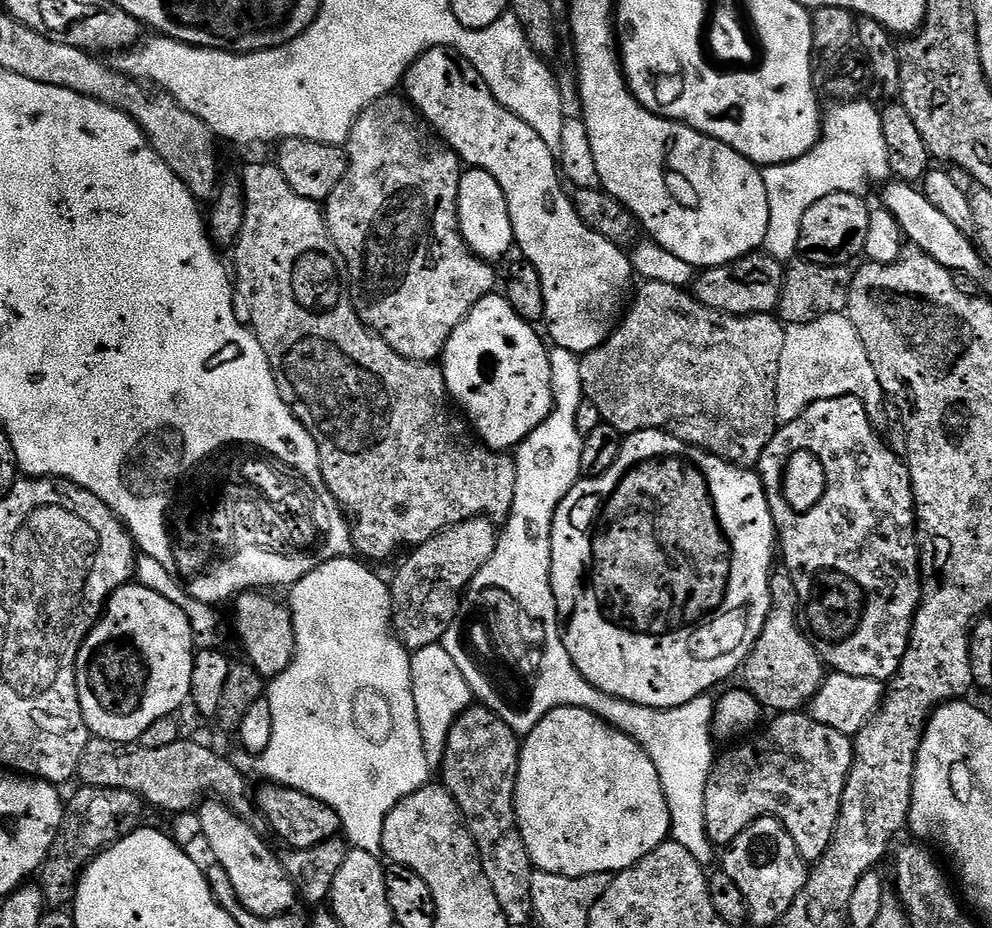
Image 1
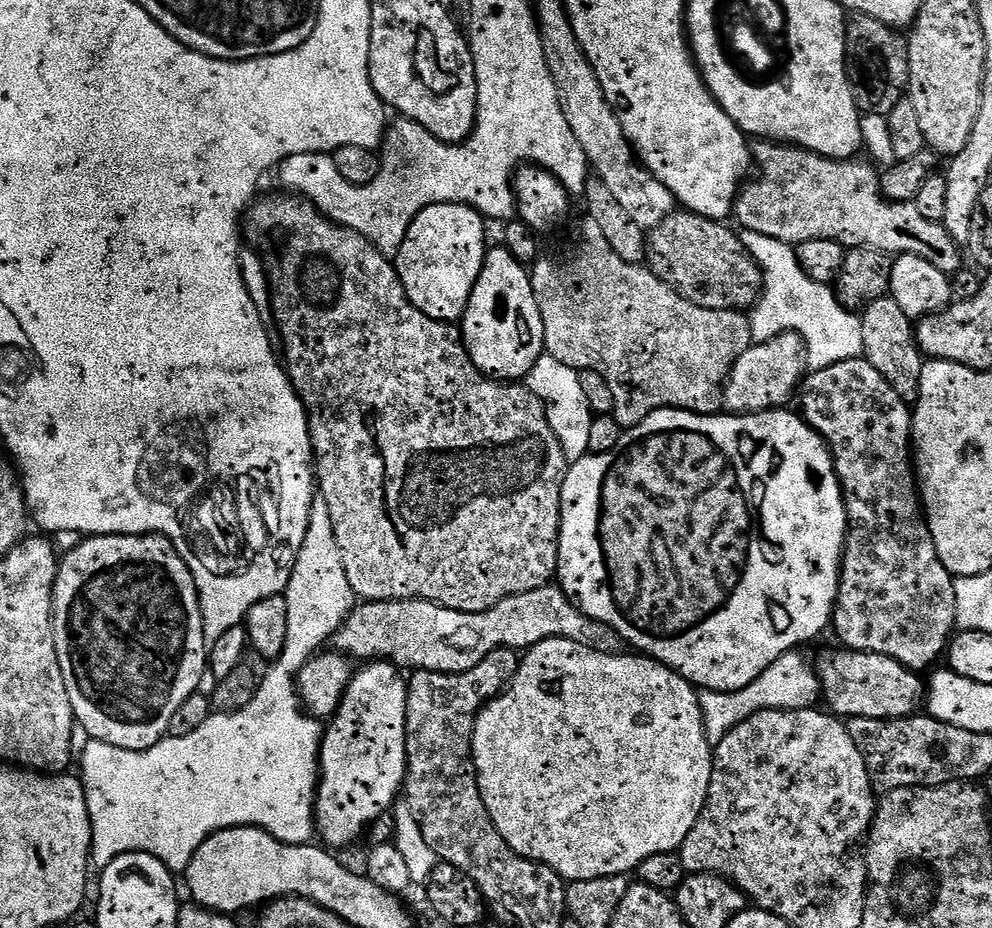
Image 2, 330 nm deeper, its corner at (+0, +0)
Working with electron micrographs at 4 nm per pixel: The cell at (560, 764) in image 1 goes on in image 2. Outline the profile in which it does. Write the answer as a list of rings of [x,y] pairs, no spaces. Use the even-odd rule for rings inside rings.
[[[562,638],[543,640],[523,653],[514,678],[508,681],[496,699],[488,701],[476,715],[472,761],[476,763],[482,802],[486,802],[486,811],[490,813],[498,834],[506,838],[506,842],[519,856],[550,866],[550,870],[554,870],[566,882],[632,874],[639,864],[646,862],[646,858],[653,854],[676,852],[686,834],[694,830],[694,822],[698,822],[698,814],[702,814],[702,806],[710,790],[714,748],[706,738],[697,689],[665,664],[643,654],[628,655],[598,654],[598,650],[586,650],[586,646],[578,646],[578,642]]]

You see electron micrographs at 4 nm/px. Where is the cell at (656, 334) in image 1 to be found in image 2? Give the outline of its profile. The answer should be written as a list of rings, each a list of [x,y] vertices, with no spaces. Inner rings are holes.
[[[587,218],[581,220],[580,233],[576,236],[576,245],[564,257],[544,254],[530,268],[534,298],[538,302],[538,314],[542,314],[545,353],[558,358],[558,362],[577,370],[586,368],[598,370],[598,374],[602,374],[602,378],[606,378],[606,382],[610,382],[610,391],[614,393],[614,415],[618,423],[626,430],[633,428],[635,424],[642,422],[651,412],[659,408],[681,408],[687,412],[697,412],[703,416],[717,415],[724,402],[724,384],[728,381],[734,362],[738,362],[738,358],[742,358],[742,354],[746,354],[746,350],[754,343],[751,319],[743,311],[710,310],[696,306],[694,302],[687,300],[681,292],[677,292],[676,289],[657,278],[651,268],[623,261],[614,252],[610,243],[606,242],[606,237],[603,236],[598,222]]]

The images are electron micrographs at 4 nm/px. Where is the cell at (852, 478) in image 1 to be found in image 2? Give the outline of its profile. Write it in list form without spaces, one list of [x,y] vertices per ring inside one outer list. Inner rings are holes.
[[[857,358],[855,360],[847,360],[846,362],[838,362],[834,366],[826,366],[825,368],[817,368],[809,371],[807,375],[803,377],[802,383],[798,388],[798,400],[800,396],[800,405],[798,405],[799,411],[802,413],[804,420],[819,436],[824,437],[824,441],[827,442],[828,448],[832,452],[832,461],[836,463],[836,476],[840,480],[840,488],[844,491],[844,505],[848,511],[848,536],[844,539],[844,560],[840,563],[840,585],[838,586],[838,594],[836,595],[836,607],[832,609],[832,623],[831,627],[836,628],[836,636],[841,640],[845,649],[853,652],[873,652],[874,654],[882,654],[886,658],[894,658],[898,662],[902,662],[907,668],[913,670],[925,670],[924,668],[931,669],[936,659],[945,655],[946,649],[949,647],[950,641],[954,636],[954,629],[956,628],[956,580],[948,573],[946,566],[942,566],[942,562],[938,558],[938,550],[934,546],[934,538],[930,534],[928,529],[928,521],[924,514],[922,507],[922,501],[920,498],[920,489],[918,487],[918,477],[914,471],[914,456],[912,453],[912,408],[909,401],[900,397],[894,389],[891,388],[890,383],[886,382],[882,378],[881,374],[878,374],[877,370],[874,370],[874,366],[870,364],[866,359]]]

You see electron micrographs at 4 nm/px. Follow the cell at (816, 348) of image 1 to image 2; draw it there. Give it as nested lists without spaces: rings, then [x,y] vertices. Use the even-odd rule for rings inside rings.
[[[783,332],[780,336],[776,336],[772,340],[764,340],[763,342],[753,343],[752,347],[750,347],[750,348],[748,348],[746,350],[746,354],[742,354],[742,358],[738,358],[738,362],[734,362],[734,366],[732,367],[732,372],[728,376],[728,381],[726,381],[726,383],[724,384],[723,407],[725,409],[727,409],[727,411],[729,413],[732,413],[732,414],[751,414],[751,413],[754,413],[754,412],[767,412],[769,408],[782,408],[782,407],[785,407],[785,405],[787,405],[789,403],[787,400],[790,399],[791,396],[792,396],[792,399],[793,399],[794,393],[797,391],[798,385],[801,383],[802,377],[805,375],[805,372],[806,372],[806,353],[804,351],[804,340],[802,339],[802,337],[799,334],[797,334],[797,332]]]

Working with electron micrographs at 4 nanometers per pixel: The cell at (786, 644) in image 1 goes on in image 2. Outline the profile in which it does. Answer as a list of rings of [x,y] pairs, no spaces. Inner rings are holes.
[[[839,650],[828,652],[818,663],[822,700],[829,713],[840,718],[901,720],[917,715],[916,708],[925,703],[926,684],[919,671],[907,668],[894,658],[873,652]]]

